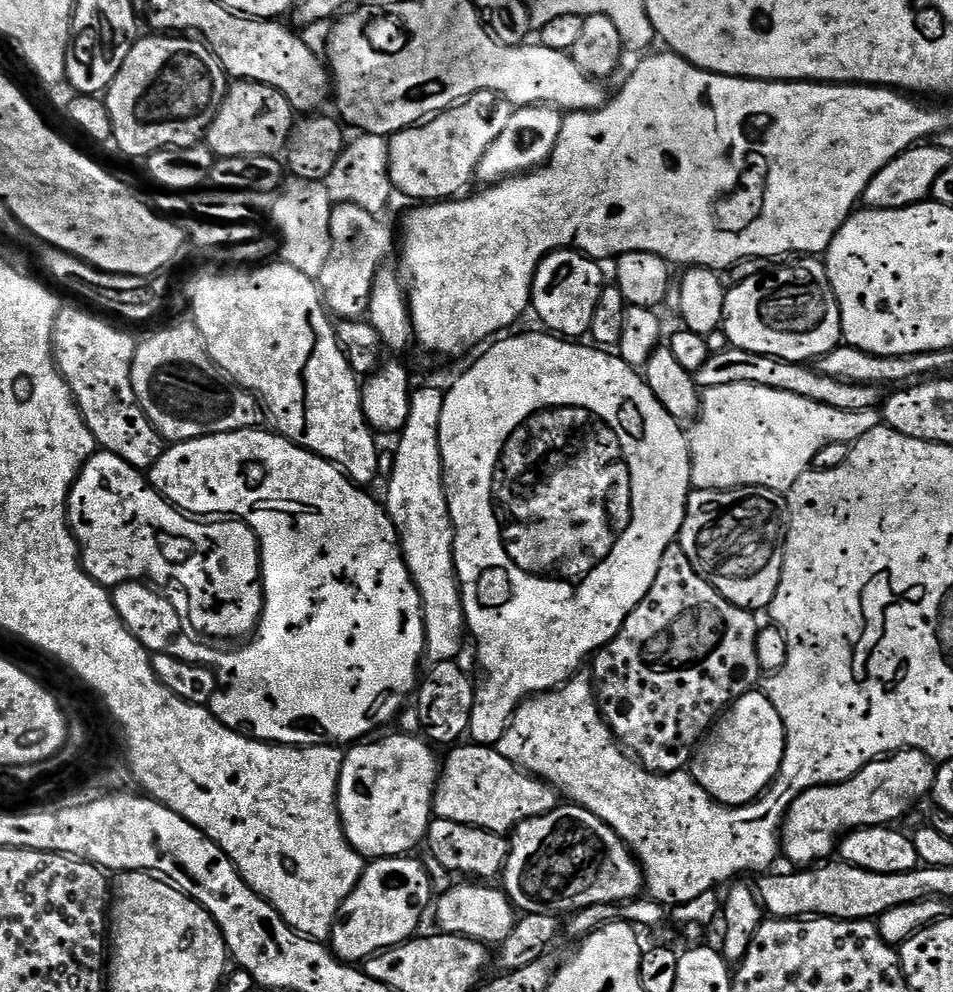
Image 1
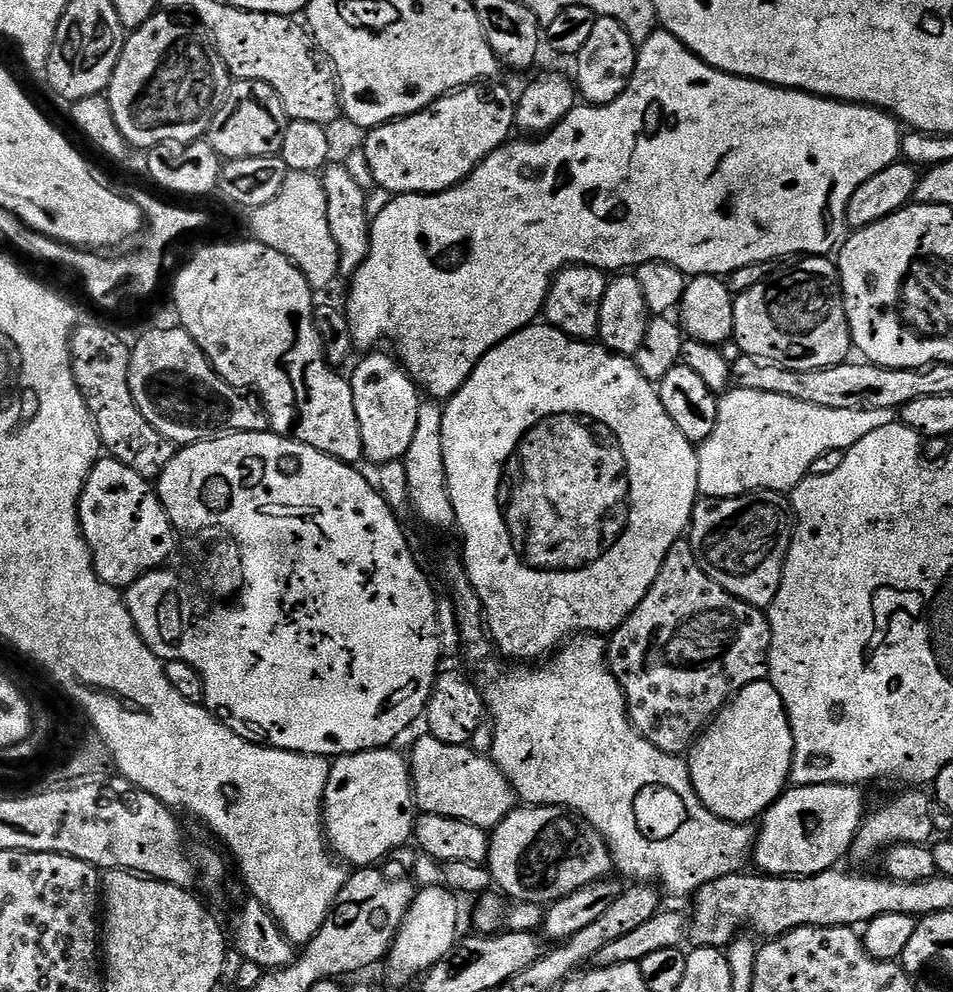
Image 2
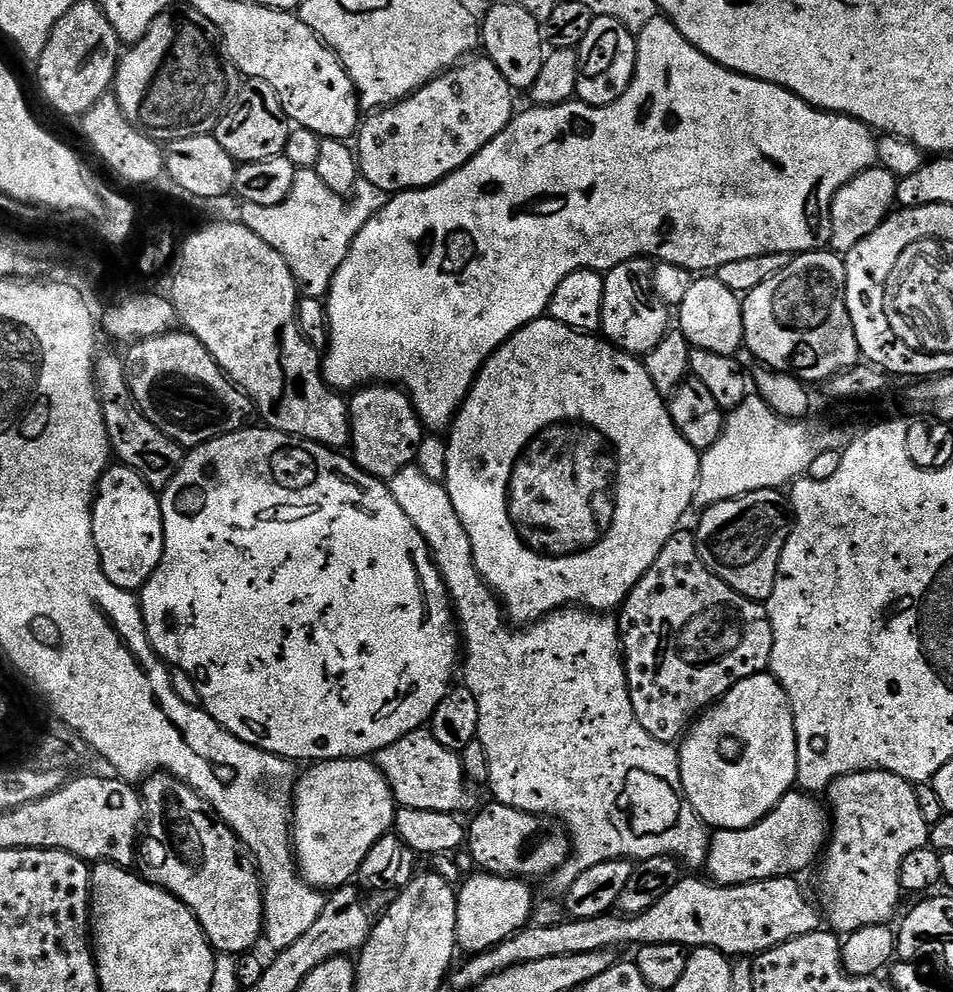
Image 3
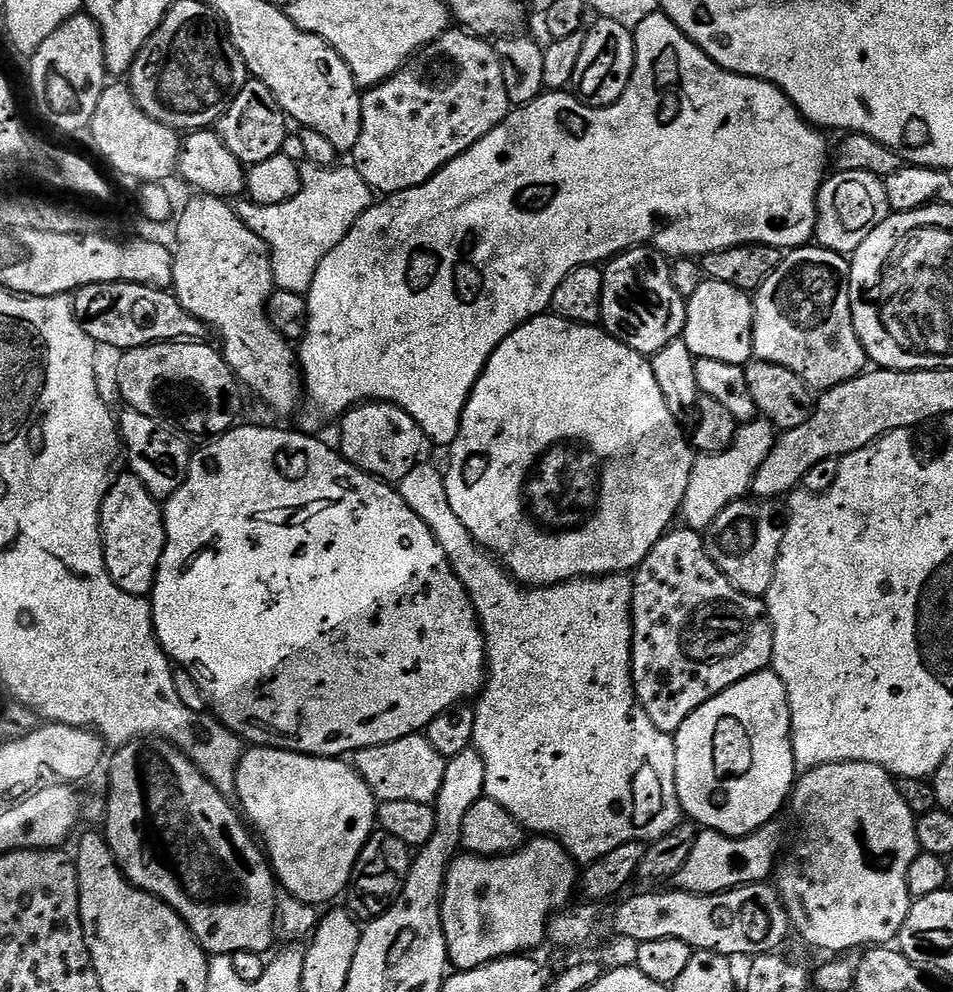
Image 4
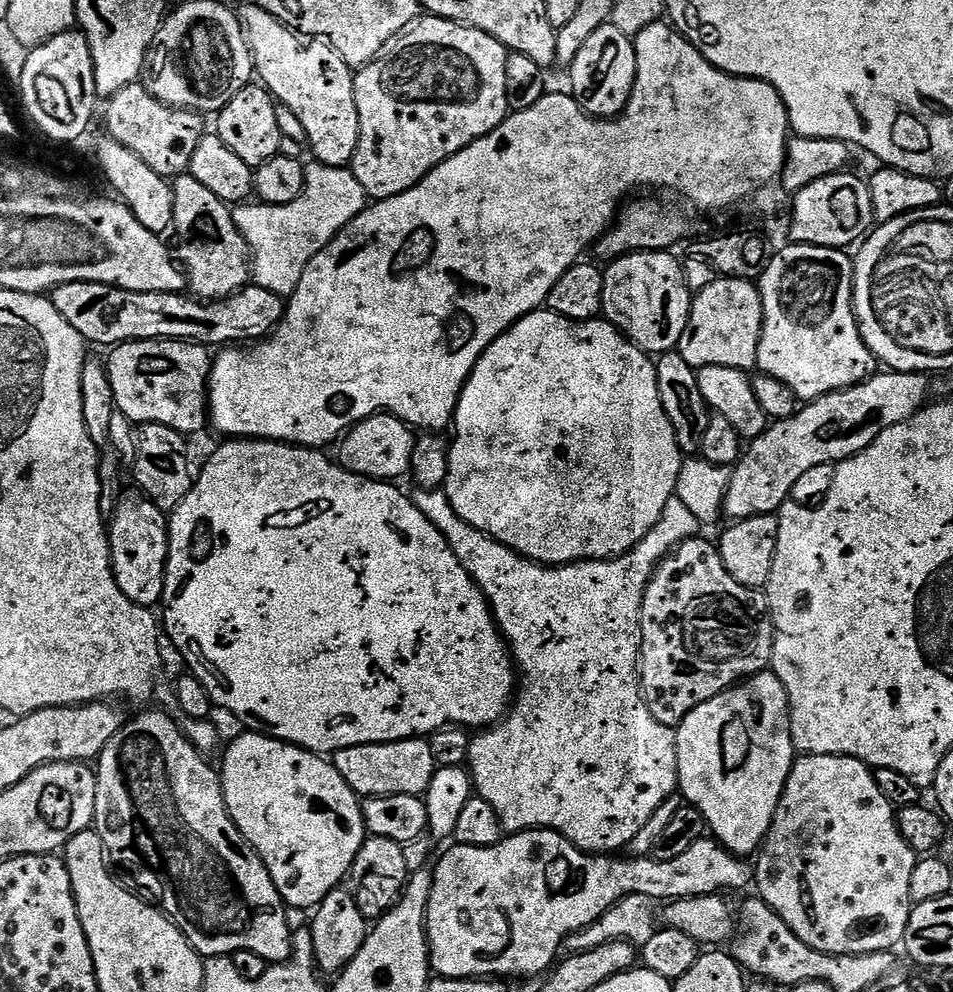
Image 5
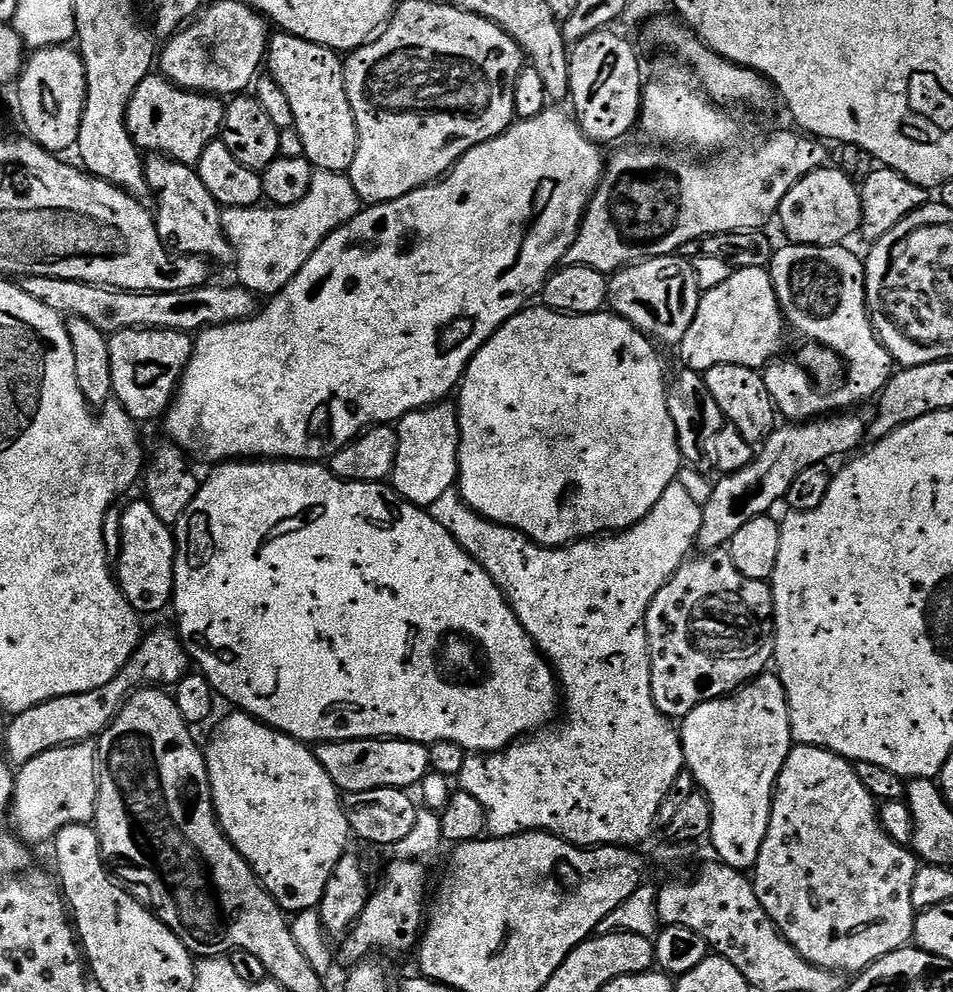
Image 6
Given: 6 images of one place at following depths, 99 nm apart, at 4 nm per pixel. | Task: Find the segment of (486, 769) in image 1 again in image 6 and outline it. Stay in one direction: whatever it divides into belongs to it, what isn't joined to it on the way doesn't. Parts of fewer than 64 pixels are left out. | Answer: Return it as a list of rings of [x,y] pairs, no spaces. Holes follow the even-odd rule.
[[[331,740],[314,748],[318,762],[341,793],[365,792],[379,788],[412,790],[430,772],[428,748],[413,740]]]

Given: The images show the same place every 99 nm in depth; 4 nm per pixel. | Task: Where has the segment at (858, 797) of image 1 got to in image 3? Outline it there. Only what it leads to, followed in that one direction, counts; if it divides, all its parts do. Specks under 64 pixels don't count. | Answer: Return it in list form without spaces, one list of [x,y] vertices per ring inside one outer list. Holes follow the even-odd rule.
[[[803,790],[787,792],[758,823],[742,830],[713,831],[708,845],[707,875],[711,883],[725,888],[775,876],[795,877],[796,872],[817,863],[830,839],[830,812],[815,795]]]

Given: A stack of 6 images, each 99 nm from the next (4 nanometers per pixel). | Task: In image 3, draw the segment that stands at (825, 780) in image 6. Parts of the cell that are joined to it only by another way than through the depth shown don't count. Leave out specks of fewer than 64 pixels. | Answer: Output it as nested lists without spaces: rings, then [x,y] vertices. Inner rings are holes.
[[[870,770],[840,776],[833,784],[828,785],[827,796],[826,804],[830,809],[830,839],[822,856],[824,873],[820,876],[821,882],[824,883],[822,908],[826,913],[827,927],[837,934],[847,934],[862,930],[866,926],[888,924],[892,919],[895,921],[896,907],[902,899],[902,862],[906,862],[906,854],[914,854],[914,850],[929,847],[930,825],[926,818],[922,818],[915,787],[907,780],[898,778],[898,774]]]

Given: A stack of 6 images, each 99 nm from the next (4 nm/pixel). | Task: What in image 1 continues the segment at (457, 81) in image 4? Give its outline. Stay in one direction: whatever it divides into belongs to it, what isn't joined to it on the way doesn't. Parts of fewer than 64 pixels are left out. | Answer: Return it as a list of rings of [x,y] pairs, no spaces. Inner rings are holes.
[[[479,92],[455,108],[387,137],[393,189],[416,200],[412,202],[443,202],[459,197],[472,175],[482,168],[498,138],[504,135],[506,126],[510,126],[513,111],[514,105],[504,96]]]

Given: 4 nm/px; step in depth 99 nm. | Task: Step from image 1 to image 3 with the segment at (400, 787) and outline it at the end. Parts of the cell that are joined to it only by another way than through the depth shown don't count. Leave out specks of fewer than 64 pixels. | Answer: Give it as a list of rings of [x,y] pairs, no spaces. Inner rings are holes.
[[[371,759],[326,760],[309,768],[312,769],[308,776],[296,784],[296,805],[293,803],[290,808],[296,866],[311,888],[335,890],[345,887],[351,881],[348,879],[359,873],[366,854],[370,854],[370,846],[393,831],[398,805],[386,778]]]

